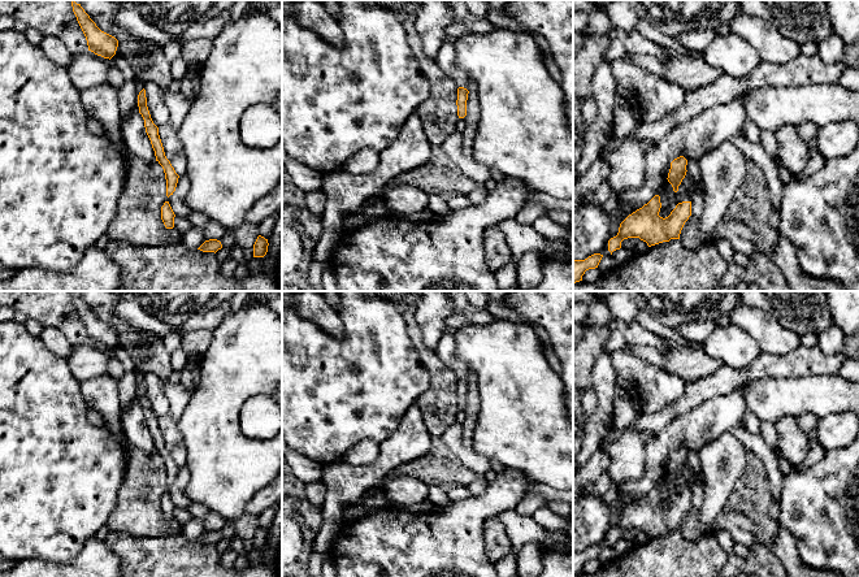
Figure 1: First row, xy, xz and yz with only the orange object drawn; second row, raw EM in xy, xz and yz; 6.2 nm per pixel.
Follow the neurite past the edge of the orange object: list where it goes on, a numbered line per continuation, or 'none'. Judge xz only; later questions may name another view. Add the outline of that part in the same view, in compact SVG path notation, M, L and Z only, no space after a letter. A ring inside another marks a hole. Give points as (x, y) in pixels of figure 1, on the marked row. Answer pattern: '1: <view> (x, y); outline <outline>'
none

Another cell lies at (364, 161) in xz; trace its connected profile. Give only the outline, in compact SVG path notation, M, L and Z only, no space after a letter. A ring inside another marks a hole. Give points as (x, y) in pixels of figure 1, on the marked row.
M366 148L359 151L352 157L350 157L344 162L343 169L351 174L365 174L374 170L378 162L379 162L379 152L377 152L376 149Z

